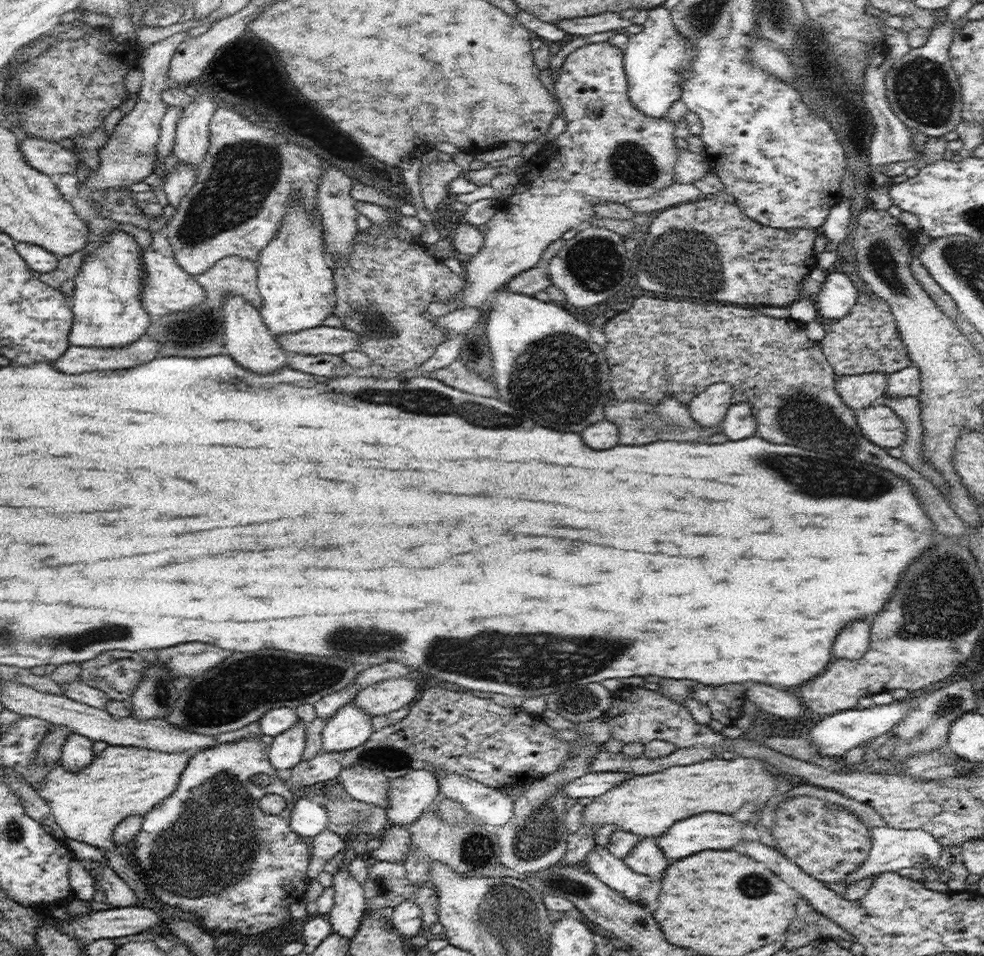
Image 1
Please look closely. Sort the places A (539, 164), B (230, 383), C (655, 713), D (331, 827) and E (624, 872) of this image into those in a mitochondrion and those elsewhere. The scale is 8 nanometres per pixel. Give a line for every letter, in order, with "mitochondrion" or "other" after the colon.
A: other
B: mitochondrion
C: other
D: other
E: other

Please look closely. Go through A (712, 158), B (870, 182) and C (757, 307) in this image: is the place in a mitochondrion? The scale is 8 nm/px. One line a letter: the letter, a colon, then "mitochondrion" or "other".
A: other
B: other
C: other

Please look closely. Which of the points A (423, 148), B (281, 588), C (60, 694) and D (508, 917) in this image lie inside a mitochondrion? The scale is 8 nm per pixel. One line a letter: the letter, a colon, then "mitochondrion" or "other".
A: other
B: other
C: other
D: mitochondrion

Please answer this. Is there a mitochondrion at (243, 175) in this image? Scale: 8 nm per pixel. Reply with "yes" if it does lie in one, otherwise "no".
yes

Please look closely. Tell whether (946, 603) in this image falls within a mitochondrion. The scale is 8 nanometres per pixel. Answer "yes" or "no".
yes

